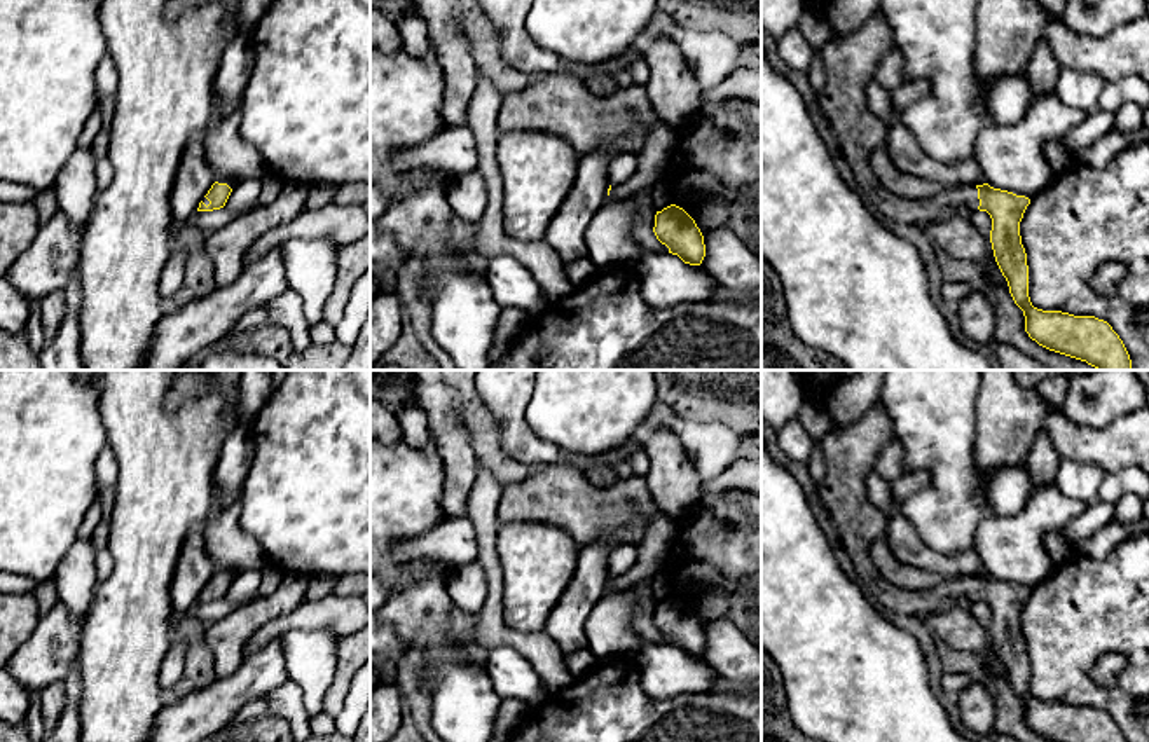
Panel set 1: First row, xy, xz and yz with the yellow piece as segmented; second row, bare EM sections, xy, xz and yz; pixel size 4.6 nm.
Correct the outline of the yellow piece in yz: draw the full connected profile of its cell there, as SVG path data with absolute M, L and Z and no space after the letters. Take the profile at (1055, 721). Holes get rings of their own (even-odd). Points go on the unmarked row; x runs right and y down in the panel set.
M880 398L859 421L845 428L831 426L821 438L828 475L819 496L838 529L842 548L875 599L896 615L917 618L948 611L964 597L971 602L987 602L992 609L994 648L1015 695L1023 702L1029 728L1049 742L1126 742L1119 726L1104 711L1032 697L1027 644L1020 627L1029 588L983 574L943 578L932 590L910 592L882 578L870 548L884 536L889 515L870 503L866 475L873 470L880 449L891 440L896 440L894 423Z

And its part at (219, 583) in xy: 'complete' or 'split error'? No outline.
split error

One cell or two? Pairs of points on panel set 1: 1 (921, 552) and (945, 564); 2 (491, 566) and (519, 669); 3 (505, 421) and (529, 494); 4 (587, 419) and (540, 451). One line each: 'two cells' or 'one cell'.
1: one cell
2: two cells
3: two cells
4: two cells

